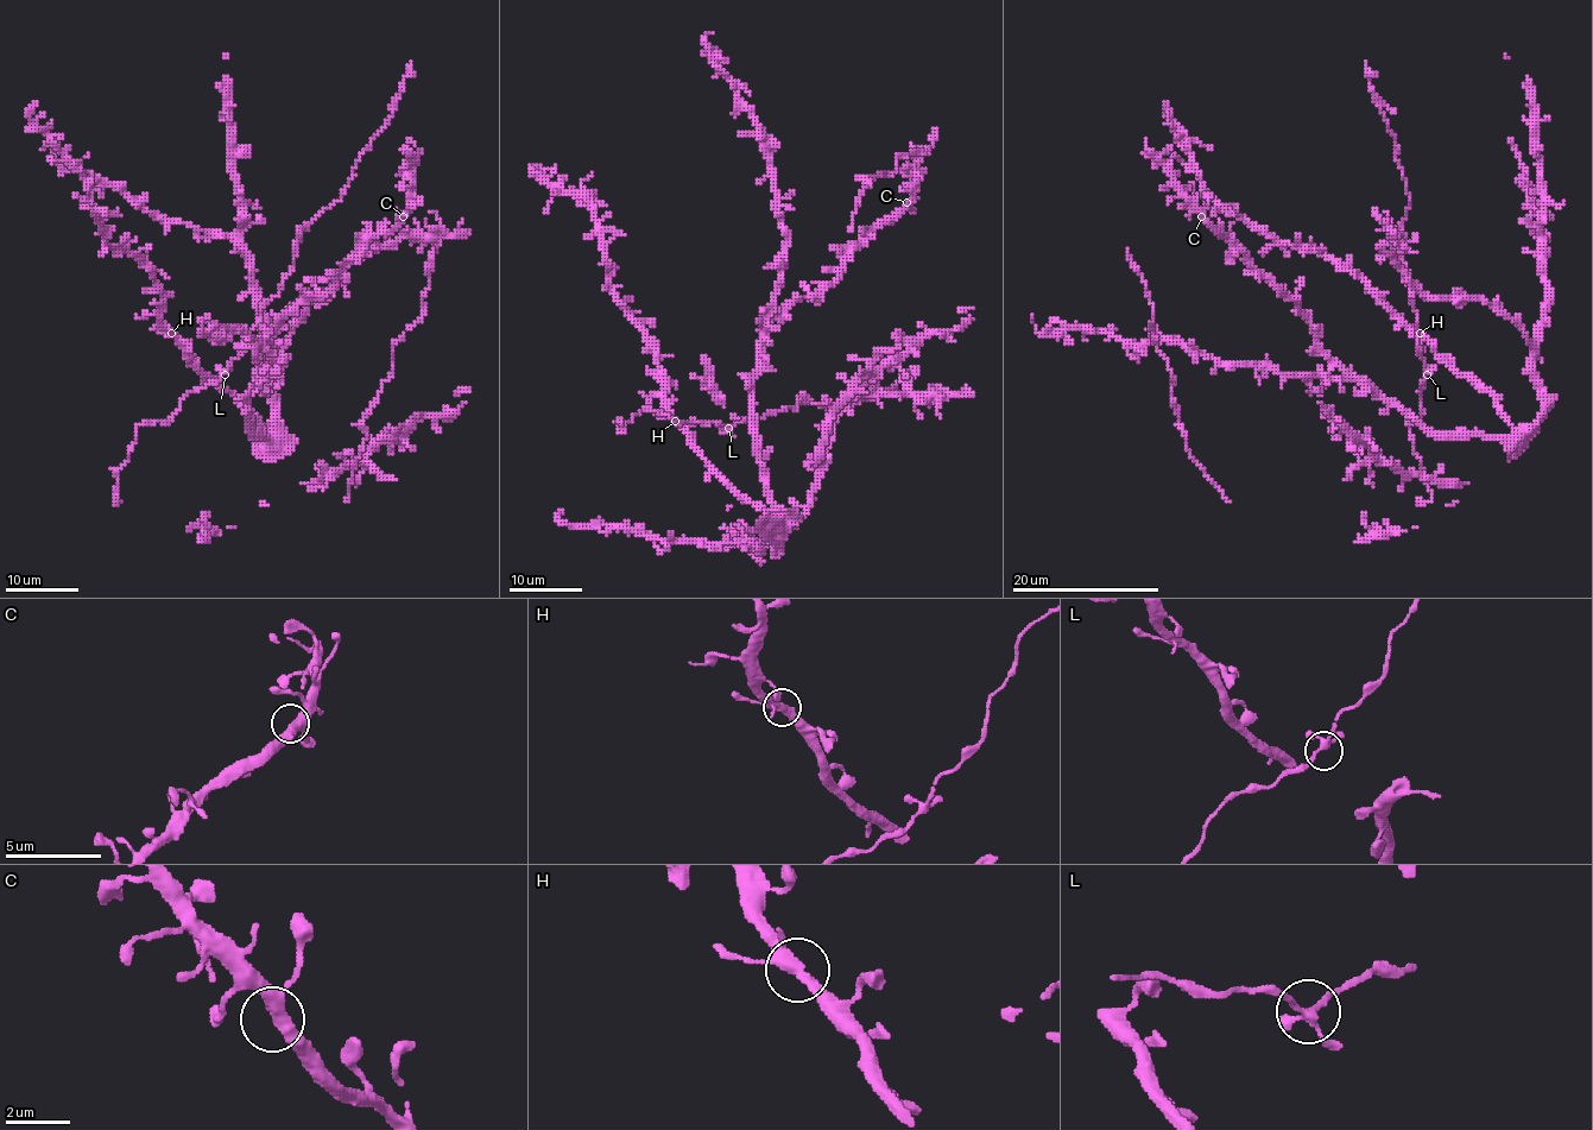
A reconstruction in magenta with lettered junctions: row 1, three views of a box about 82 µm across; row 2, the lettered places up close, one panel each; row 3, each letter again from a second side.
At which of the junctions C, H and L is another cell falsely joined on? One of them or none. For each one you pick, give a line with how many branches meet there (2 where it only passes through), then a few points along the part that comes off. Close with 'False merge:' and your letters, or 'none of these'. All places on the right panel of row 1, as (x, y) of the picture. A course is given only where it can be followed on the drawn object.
False merge: none of these

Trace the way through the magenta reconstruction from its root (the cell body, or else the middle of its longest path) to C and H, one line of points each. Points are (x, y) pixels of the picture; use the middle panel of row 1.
C: (752, 373), (762, 332), (769, 322), (788, 305), (826, 289), (836, 278), (840, 265), (906, 202)
H: (752, 373), (752, 428), (758, 437), (764, 492), (771, 505), (767, 512), (735, 492), (675, 421)

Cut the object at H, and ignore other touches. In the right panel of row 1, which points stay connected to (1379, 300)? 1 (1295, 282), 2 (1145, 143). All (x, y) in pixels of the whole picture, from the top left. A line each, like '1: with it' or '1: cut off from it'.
1: cut off from it
2: cut off from it

